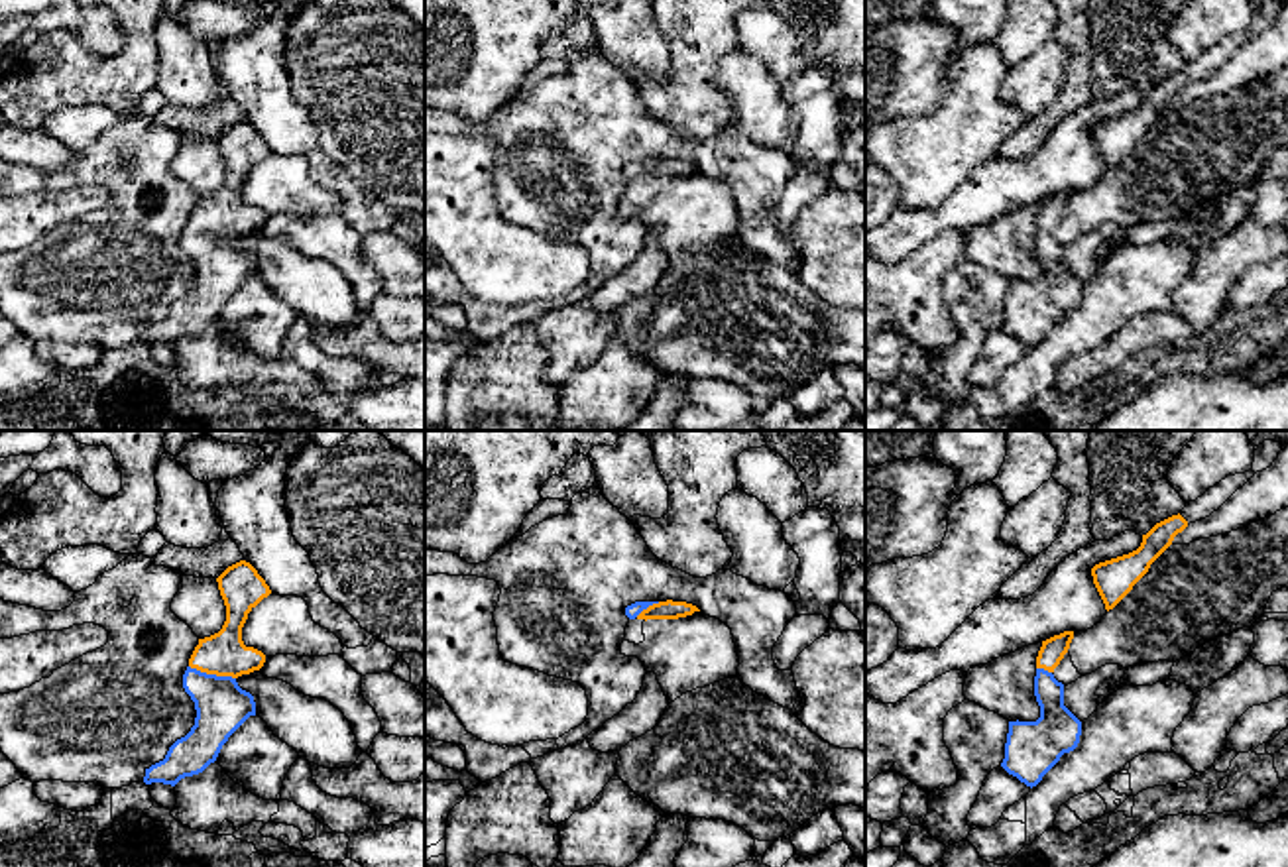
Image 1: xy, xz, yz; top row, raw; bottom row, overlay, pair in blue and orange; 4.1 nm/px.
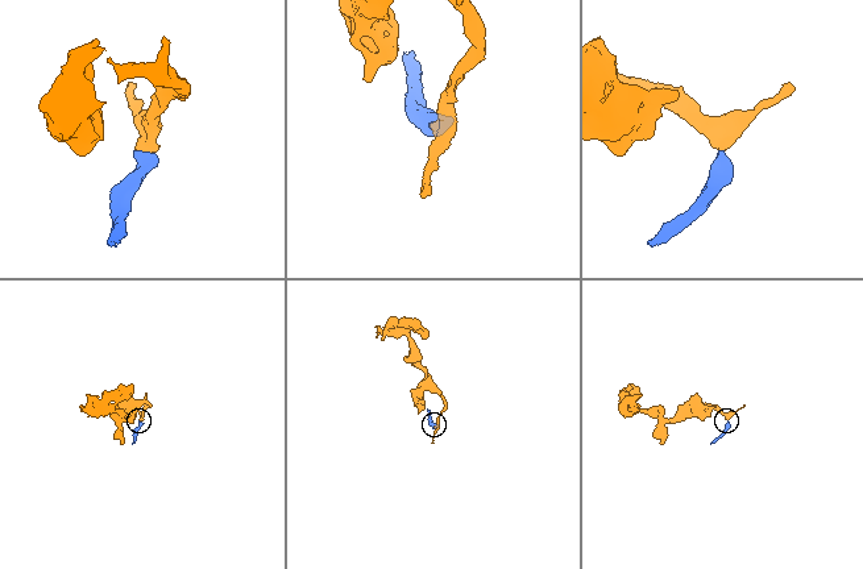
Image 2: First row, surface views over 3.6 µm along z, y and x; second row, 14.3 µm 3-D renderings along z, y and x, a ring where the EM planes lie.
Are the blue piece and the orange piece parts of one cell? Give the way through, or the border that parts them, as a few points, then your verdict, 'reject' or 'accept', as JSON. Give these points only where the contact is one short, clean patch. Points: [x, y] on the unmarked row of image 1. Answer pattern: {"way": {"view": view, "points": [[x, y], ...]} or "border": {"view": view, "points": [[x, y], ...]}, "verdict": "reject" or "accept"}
{"way": {"view": "xy", "points": [[223, 266], [213, 248], [213, 234], [223, 213]]}, "verdict": "accept"}

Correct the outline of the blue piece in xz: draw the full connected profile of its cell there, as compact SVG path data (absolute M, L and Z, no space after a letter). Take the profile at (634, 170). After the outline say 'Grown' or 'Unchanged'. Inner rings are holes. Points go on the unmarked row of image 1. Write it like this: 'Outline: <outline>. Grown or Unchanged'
Outline: M635 161L625 167L629 179L678 179L700 171L696 165L686 161Z. Grown

